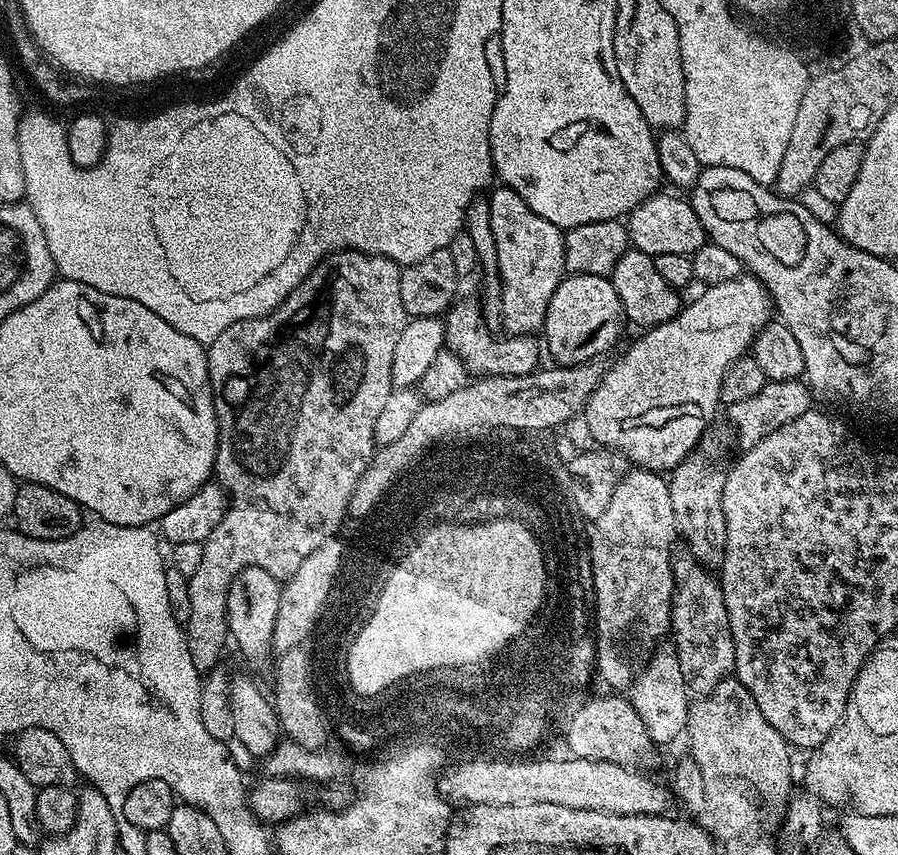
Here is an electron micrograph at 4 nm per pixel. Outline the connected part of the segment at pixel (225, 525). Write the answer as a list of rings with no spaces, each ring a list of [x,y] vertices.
[[[345,250],[342,252],[332,252],[325,260],[321,260],[320,264],[312,271],[307,278],[303,280],[296,289],[285,298],[281,304],[264,316],[258,318],[250,318],[242,322],[234,322],[234,326],[226,326],[226,330],[222,330],[222,334],[218,334],[218,338],[214,338],[214,342],[207,345],[208,353],[208,373],[210,374],[210,386],[212,387],[212,397],[214,398],[214,410],[216,411],[216,421],[218,422],[218,450],[216,451],[216,467],[214,469],[215,483],[219,484],[225,492],[228,493],[228,509],[222,518],[222,522],[218,522],[218,526],[214,526],[214,530],[204,540],[202,550],[202,563],[198,566],[198,570],[194,570],[194,574],[188,577],[188,585],[190,586],[190,622],[186,626],[186,635],[188,638],[188,649],[190,650],[190,658],[194,658],[194,666],[202,674],[208,674],[213,671],[212,668],[220,660],[220,655],[224,652],[224,636],[226,640],[226,617],[228,615],[228,595],[230,594],[230,582],[234,582],[234,578],[242,570],[247,568],[261,568],[266,570],[266,574],[277,578],[289,578],[295,573],[296,568],[300,567],[303,560],[314,553],[317,549],[319,540],[324,540],[324,532],[329,532],[330,524],[334,519],[335,512],[341,508],[343,500],[348,500],[348,476],[357,476],[358,470],[364,468],[361,464],[363,450],[368,443],[369,437],[372,434],[372,419],[375,412],[380,412],[380,404],[382,398],[388,396],[388,379],[392,377],[392,367],[394,366],[394,346],[398,342],[398,338],[402,334],[402,330],[408,325],[410,319],[408,311],[402,306],[402,286],[400,285],[401,265],[395,264],[390,258],[382,258],[381,256],[371,256],[365,252],[354,252]]]

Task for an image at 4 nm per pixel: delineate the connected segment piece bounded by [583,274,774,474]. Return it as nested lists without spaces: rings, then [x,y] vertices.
[[[741,274],[732,281],[721,282],[717,285],[710,285],[703,289],[697,300],[692,300],[681,307],[680,313],[676,315],[673,320],[667,320],[665,324],[657,324],[656,327],[647,329],[643,333],[644,337],[641,340],[636,340],[624,352],[624,357],[617,362],[616,365],[609,367],[600,385],[593,391],[593,394],[587,400],[583,411],[586,416],[586,422],[583,427],[594,439],[597,445],[603,446],[605,449],[611,449],[614,452],[620,452],[629,462],[631,462],[637,469],[648,469],[651,472],[659,474],[671,473],[672,469],[678,467],[683,460],[688,459],[688,455],[695,450],[696,445],[700,442],[700,437],[708,431],[712,420],[716,416],[716,408],[721,407],[720,402],[720,387],[722,386],[722,378],[726,374],[726,370],[734,361],[739,360],[741,356],[745,355],[751,349],[756,336],[761,330],[770,323],[770,317],[773,315],[774,308],[770,303],[768,291],[765,290],[760,281],[751,274]]]

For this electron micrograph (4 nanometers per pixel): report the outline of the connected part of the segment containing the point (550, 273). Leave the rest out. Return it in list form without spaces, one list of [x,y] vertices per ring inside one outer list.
[[[494,188],[486,213],[492,219],[493,240],[497,244],[500,323],[508,336],[536,336],[543,329],[550,298],[554,298],[554,290],[566,275],[564,232],[554,222],[534,214],[513,188]]]

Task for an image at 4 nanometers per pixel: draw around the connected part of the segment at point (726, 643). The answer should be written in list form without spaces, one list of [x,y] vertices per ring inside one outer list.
[[[691,554],[677,555],[672,561],[672,573],[676,579],[676,592],[672,595],[672,626],[671,639],[678,654],[678,662],[682,666],[684,681],[688,683],[689,693],[697,697],[711,695],[718,686],[718,682],[729,679],[730,673],[736,666],[734,642],[730,634],[730,618],[726,614],[724,591],[720,589],[717,577],[712,576],[707,567],[696,560]]]

